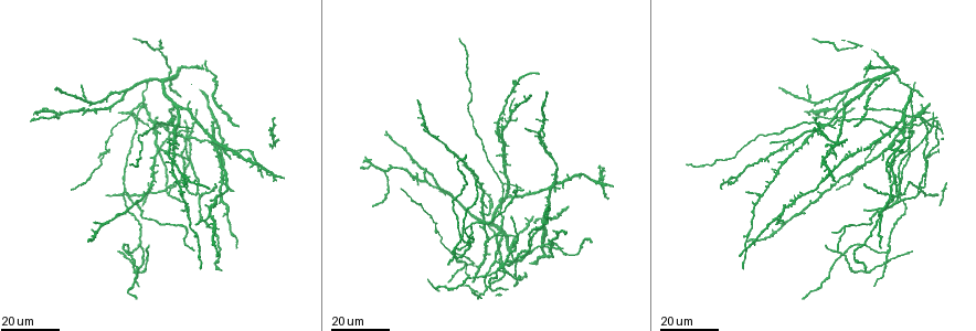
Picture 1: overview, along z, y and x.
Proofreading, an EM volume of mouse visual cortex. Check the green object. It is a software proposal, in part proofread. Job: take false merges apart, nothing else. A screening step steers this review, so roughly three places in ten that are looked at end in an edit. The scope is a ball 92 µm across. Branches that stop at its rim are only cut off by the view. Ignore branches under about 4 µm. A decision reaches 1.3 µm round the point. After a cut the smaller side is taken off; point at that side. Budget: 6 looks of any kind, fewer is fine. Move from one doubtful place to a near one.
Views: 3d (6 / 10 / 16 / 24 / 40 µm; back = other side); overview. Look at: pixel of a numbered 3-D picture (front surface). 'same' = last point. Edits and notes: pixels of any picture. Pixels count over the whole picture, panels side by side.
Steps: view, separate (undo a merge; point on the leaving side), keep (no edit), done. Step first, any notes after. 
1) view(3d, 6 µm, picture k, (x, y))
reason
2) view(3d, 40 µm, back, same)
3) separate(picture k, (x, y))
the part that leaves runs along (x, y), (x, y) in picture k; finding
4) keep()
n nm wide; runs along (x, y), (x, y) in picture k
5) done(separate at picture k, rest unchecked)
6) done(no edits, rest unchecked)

view(3d, 24 µm, picture 1, (809, 98))
three arms meet

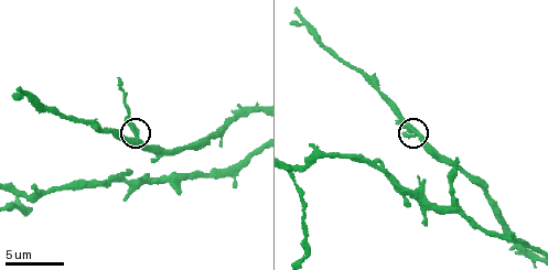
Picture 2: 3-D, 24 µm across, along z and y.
view(3d, 6 µm, picture 2, (136, 139))

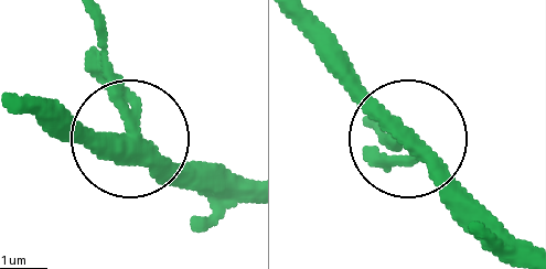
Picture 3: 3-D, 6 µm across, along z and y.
view(3d, 6 µm, back, picture 3, (126, 130))

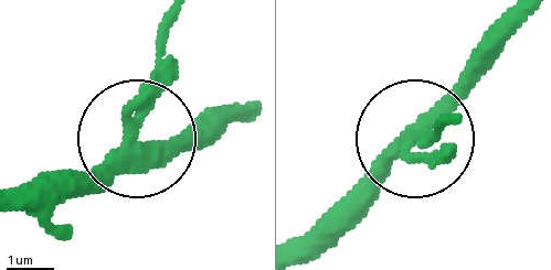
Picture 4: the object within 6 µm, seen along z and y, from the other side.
keep()
350 nm wide; runs along (19, 193), (78, 190), (126, 146), (161, 28) in picture 4; one neuron here

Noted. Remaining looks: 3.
view(3d, 16 µm, picture 1, (791, 140))

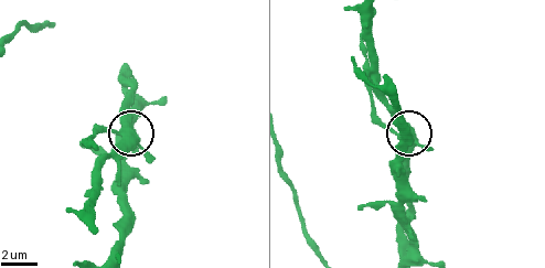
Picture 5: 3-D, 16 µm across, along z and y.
view(3d, 6 µm, picture 5, (395, 134))

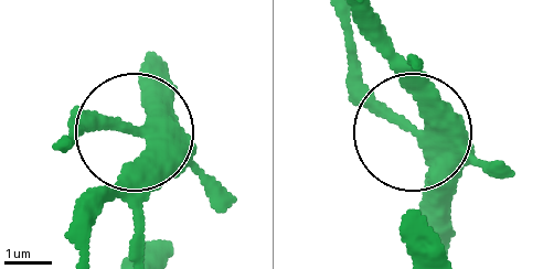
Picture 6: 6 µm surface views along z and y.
keep()
continuous, no second neuron

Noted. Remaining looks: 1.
done(no edits, rest unchecked)

